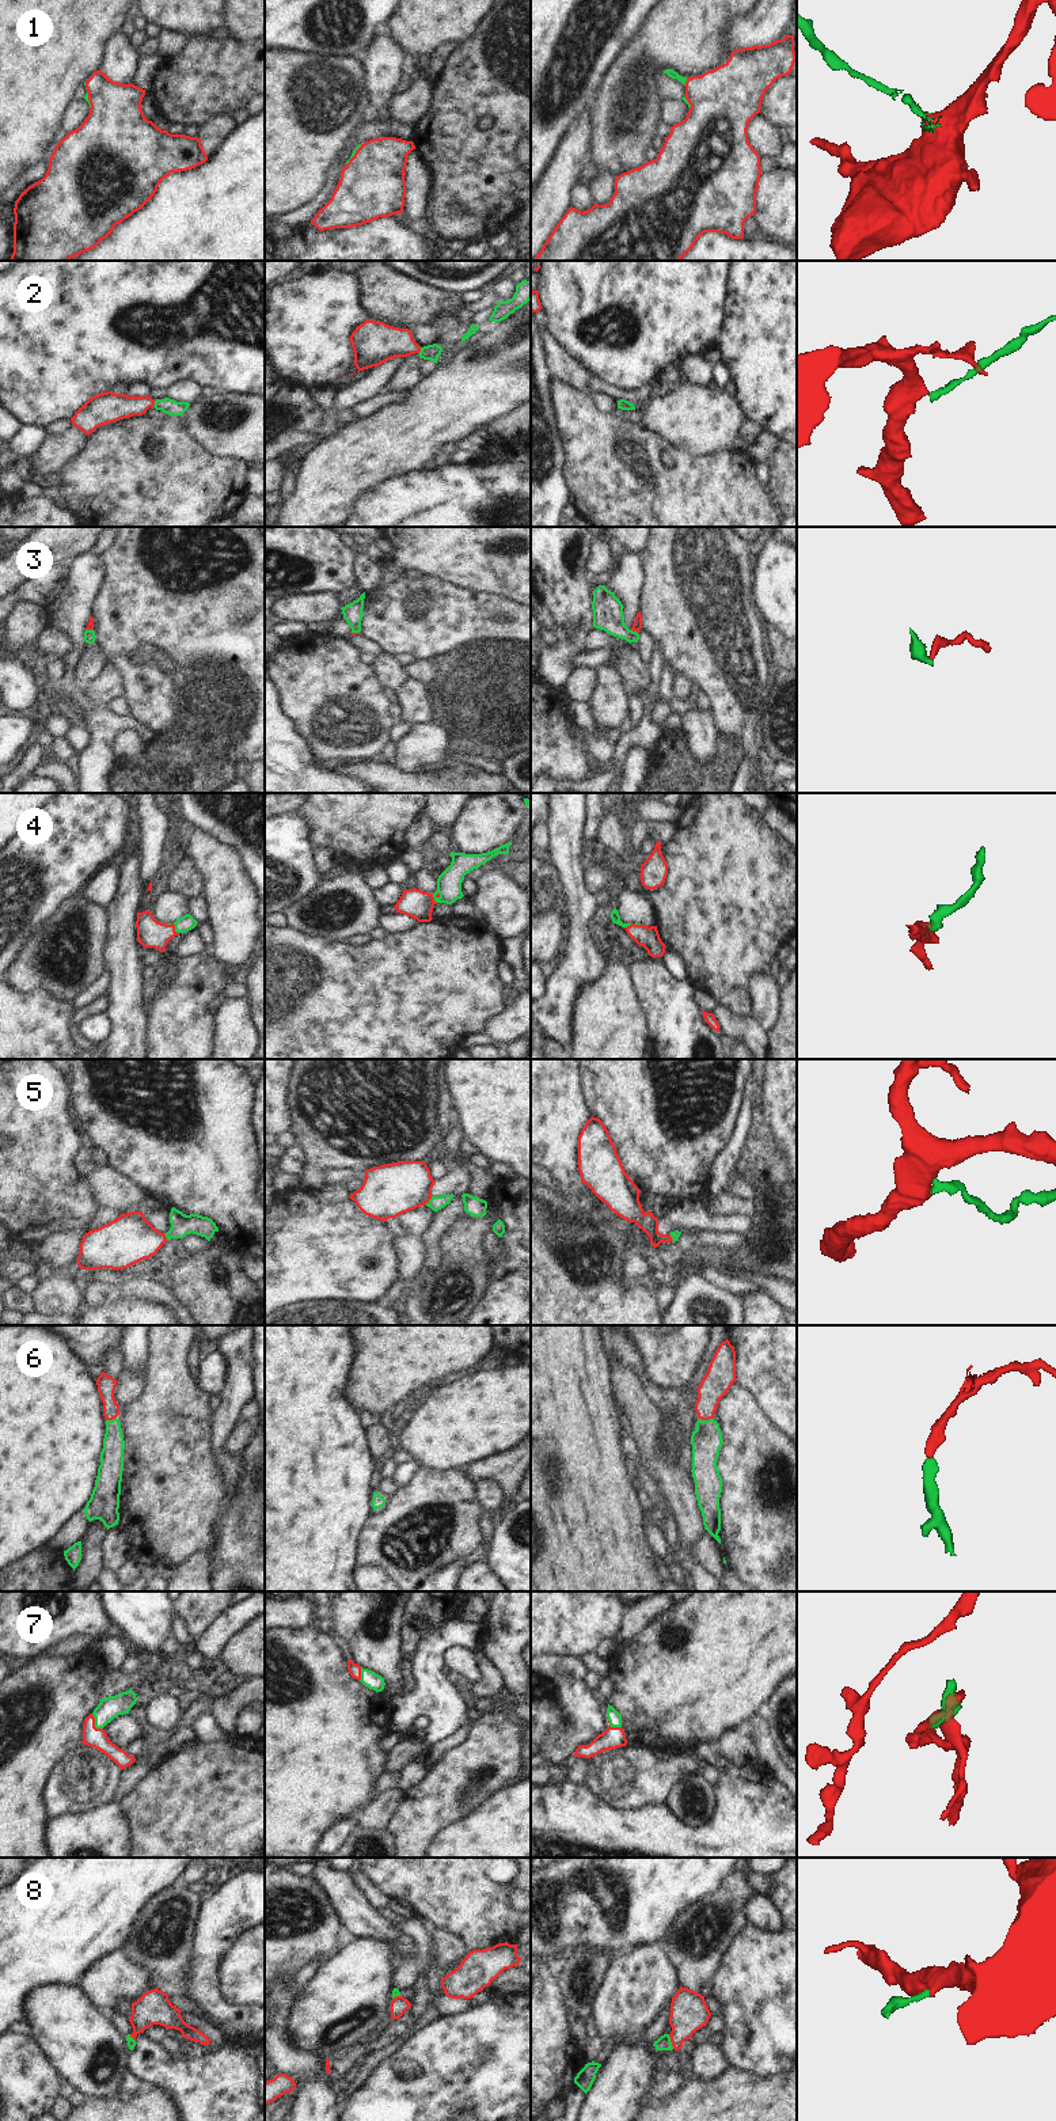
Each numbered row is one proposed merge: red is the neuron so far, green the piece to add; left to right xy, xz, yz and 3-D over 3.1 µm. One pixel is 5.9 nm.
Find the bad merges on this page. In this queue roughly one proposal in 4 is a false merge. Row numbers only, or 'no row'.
no row

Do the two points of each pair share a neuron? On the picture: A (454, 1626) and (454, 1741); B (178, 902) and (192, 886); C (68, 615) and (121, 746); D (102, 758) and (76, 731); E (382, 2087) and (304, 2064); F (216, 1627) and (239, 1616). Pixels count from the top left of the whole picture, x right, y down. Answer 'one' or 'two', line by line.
A: two
B: two
C: two
D: two
E: two
F: one

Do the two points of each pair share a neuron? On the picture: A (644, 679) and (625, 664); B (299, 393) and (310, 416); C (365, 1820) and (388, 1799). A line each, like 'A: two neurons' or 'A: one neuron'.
A: one neuron
B: one neuron
C: one neuron

